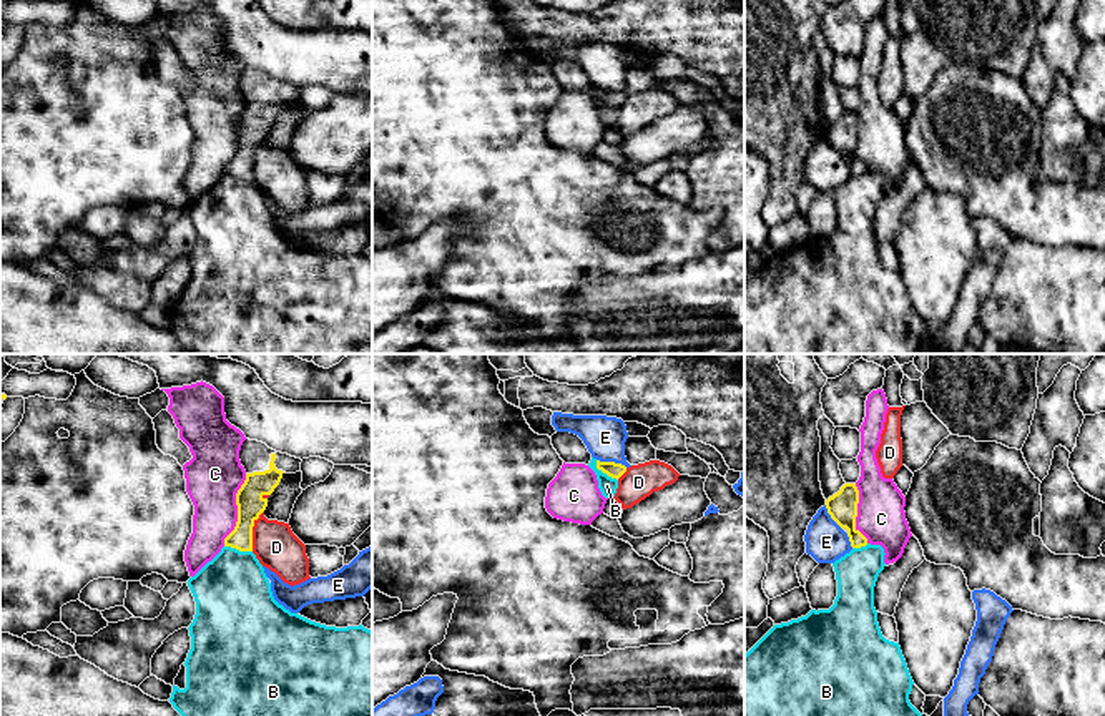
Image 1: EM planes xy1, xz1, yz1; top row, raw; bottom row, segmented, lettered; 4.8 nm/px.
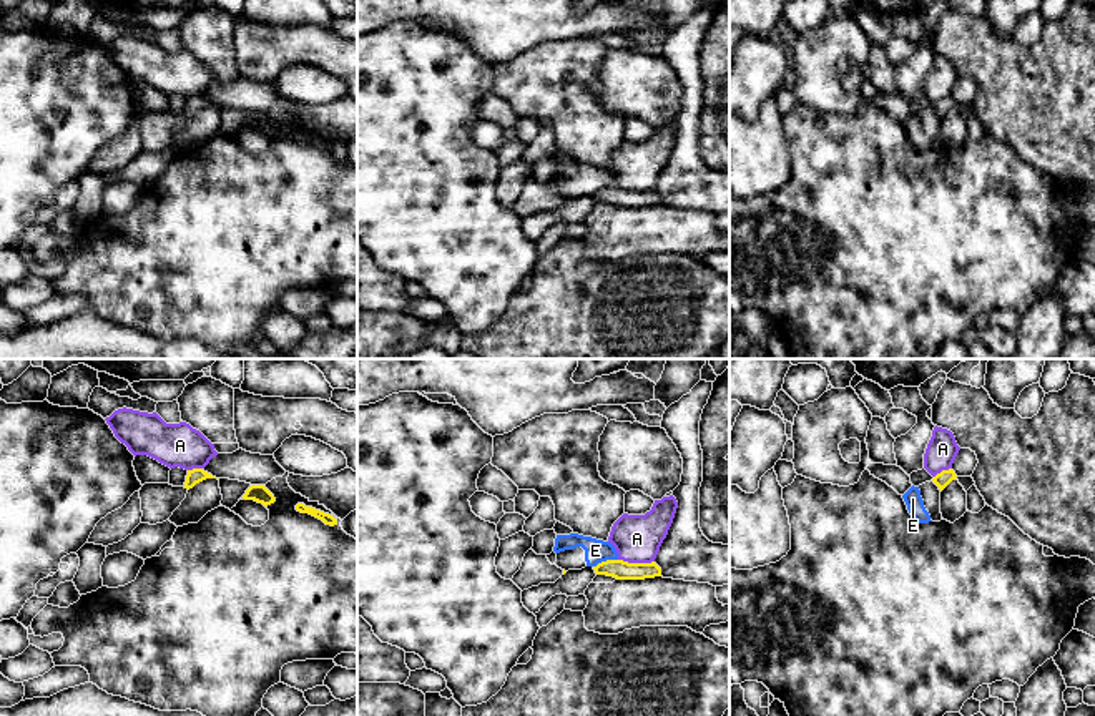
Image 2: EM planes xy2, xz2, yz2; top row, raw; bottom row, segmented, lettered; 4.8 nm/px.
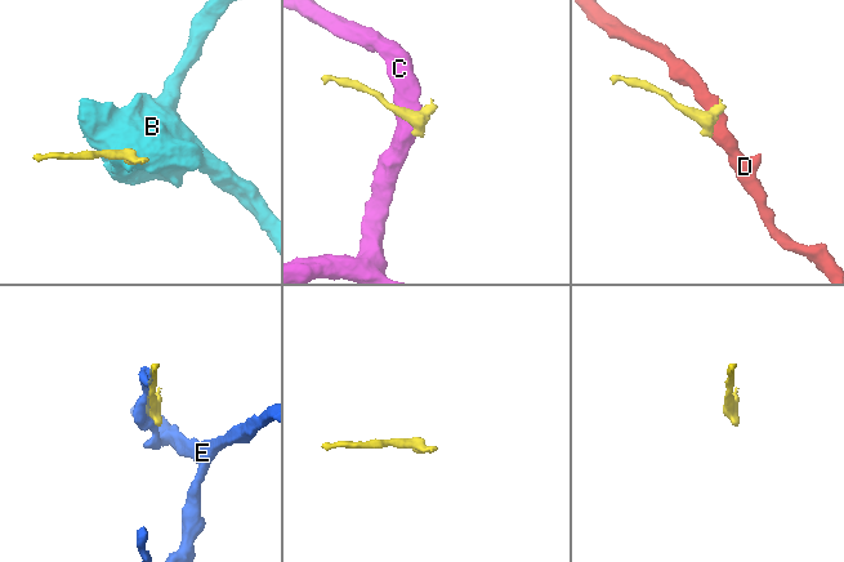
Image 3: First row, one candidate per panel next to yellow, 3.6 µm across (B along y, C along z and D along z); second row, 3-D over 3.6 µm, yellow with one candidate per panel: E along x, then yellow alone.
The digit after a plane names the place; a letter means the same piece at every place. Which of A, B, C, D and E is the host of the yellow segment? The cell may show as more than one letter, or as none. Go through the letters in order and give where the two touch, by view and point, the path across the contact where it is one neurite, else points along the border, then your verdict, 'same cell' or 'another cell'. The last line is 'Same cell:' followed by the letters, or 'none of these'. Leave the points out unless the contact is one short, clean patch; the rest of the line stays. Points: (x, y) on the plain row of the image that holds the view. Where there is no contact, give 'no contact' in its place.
A: meets yellow in xz2 at (637, 191); border along xz2 (618, 186), (653, 190); another cell
B: meets yellow in xz1 at (604, 100); border along xz1 (595, 88), (600, 98), (617, 108); another cell
C: meets yellow in xy1 at (238, 138); border along xy1 (246, 102), (236, 122), (236, 153), (223, 173); another cell
D: meets yellow in xy1 at (251, 158); border along xy1 (263, 138), (253, 155), (251, 178); another cell
E: meets yellow in xz1 at (612, 90); another cell
Same cell: none of these

